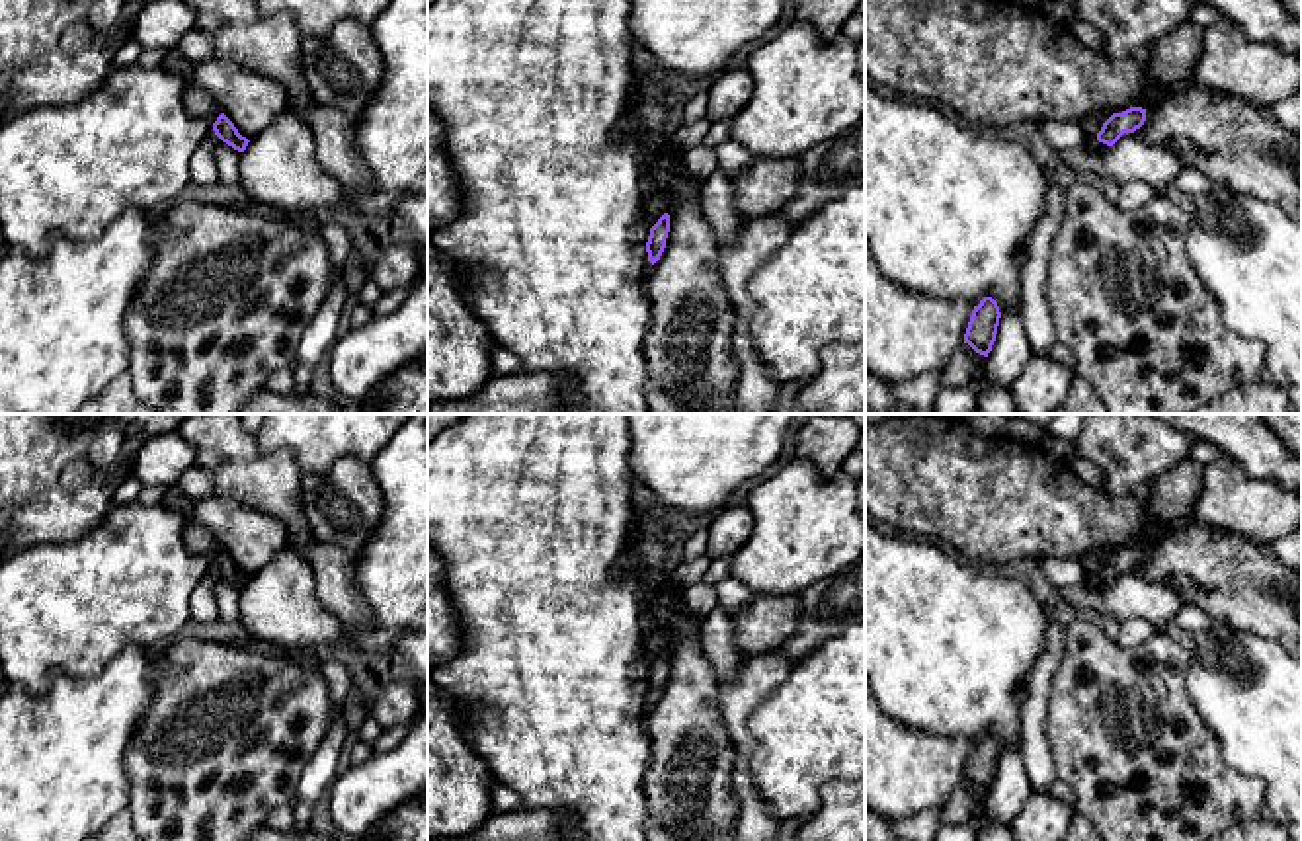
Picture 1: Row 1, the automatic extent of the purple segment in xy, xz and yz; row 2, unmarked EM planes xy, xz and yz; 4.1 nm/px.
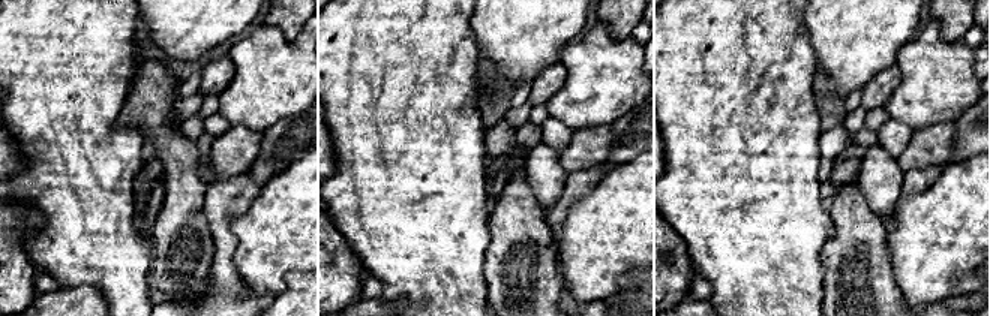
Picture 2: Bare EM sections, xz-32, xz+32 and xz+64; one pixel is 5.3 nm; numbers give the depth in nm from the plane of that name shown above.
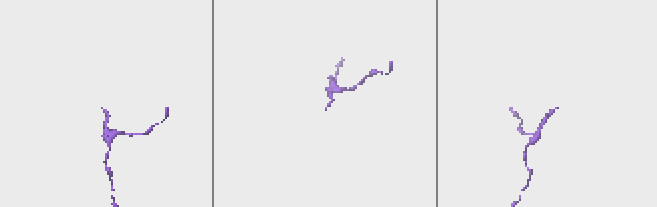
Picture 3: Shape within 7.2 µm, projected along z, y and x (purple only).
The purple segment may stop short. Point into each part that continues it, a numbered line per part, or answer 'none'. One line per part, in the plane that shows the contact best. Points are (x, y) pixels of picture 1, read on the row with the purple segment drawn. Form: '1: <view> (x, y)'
1: yz (1094, 123)

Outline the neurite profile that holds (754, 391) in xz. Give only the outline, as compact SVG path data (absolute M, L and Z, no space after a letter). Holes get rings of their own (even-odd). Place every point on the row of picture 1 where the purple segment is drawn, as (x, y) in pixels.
M761 215L748 219L738 230L732 244L718 248L718 269L734 308L734 359L738 363L738 377L732 384L734 414L769 414L787 382L777 380L765 373L761 359L753 347L750 334L750 320L753 316L753 299L748 293L752 275L787 242L793 224L781 215Z

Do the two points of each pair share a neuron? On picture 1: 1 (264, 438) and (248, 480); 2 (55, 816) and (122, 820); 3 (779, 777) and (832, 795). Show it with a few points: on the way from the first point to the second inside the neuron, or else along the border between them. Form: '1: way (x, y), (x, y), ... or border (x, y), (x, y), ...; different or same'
1: border (254, 438), (266, 451), (287, 449), (301, 469); different
2: border (125, 808), (110, 820); different
3: border (844, 779), (820, 789), (809, 816); different

